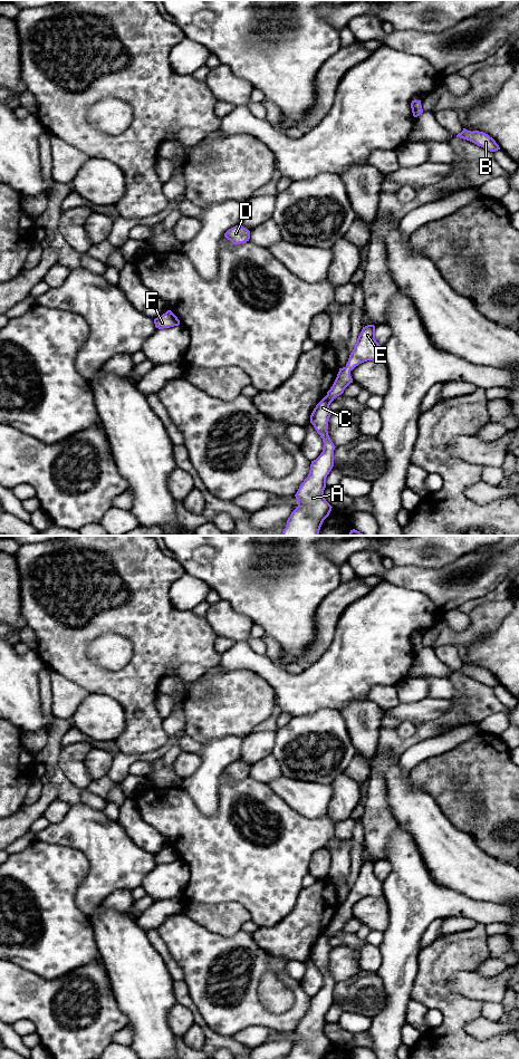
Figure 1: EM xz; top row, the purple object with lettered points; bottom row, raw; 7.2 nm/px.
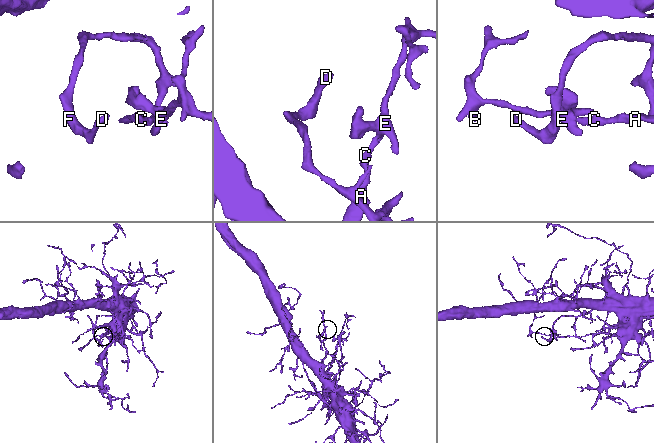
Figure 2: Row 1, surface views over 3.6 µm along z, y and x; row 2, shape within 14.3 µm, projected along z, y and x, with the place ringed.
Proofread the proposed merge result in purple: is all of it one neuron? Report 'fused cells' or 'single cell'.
single cell

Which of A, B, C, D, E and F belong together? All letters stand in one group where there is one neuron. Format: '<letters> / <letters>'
A B C D E F

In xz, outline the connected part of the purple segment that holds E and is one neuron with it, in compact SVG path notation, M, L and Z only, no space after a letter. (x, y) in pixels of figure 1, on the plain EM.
M375 861L363 863L346 902L339 904L333 922L310 951L310 959L323 974L324 984L320 991L311 997L309 1010L295 1030L298 1042L291 1048L287 1059L323 1059L329 1051L333 1042L324 1033L324 1026L326 1013L334 1002L334 985L336 983L327 966L328 956L333 949L329 941L353 918L350 907L356 902L367 896L383 895L382 882L375 875Z

